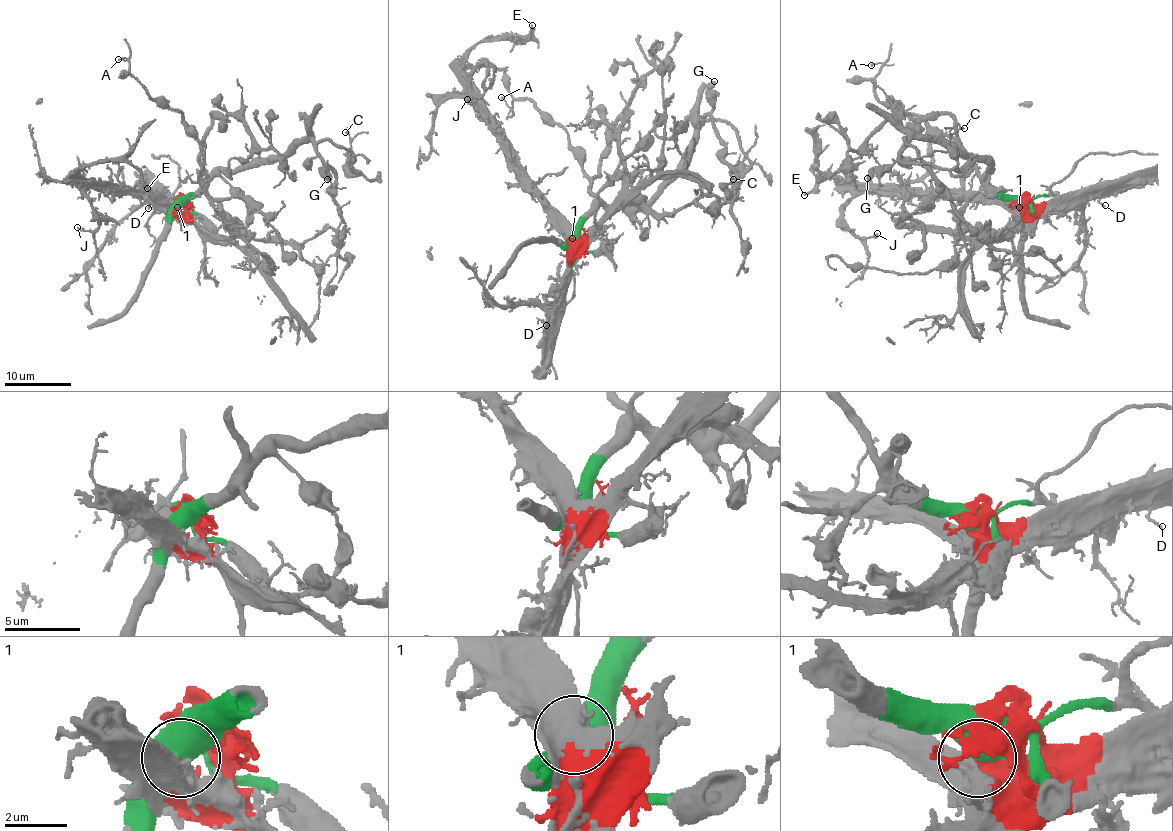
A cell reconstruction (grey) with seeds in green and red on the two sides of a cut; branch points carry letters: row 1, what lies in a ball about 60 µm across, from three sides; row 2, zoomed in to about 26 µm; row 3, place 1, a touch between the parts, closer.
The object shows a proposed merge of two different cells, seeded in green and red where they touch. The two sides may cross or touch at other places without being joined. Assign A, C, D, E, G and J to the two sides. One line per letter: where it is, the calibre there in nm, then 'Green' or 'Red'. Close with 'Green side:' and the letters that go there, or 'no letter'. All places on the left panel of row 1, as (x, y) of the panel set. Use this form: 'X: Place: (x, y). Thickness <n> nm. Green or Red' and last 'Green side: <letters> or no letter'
A: Place: (118, 59). Thickness 170 nm. Green
C: Place: (345, 132). Thickness 140 nm. Green
D: Place: (148, 208). Thickness 150 nm. Red
E: Place: (147, 188). Thickness 180 nm. Red
G: Place: (327, 179). Thickness 440 nm. Green
J: Place: (77, 227). Thickness 130 nm. Red
Green side: A, C, G

